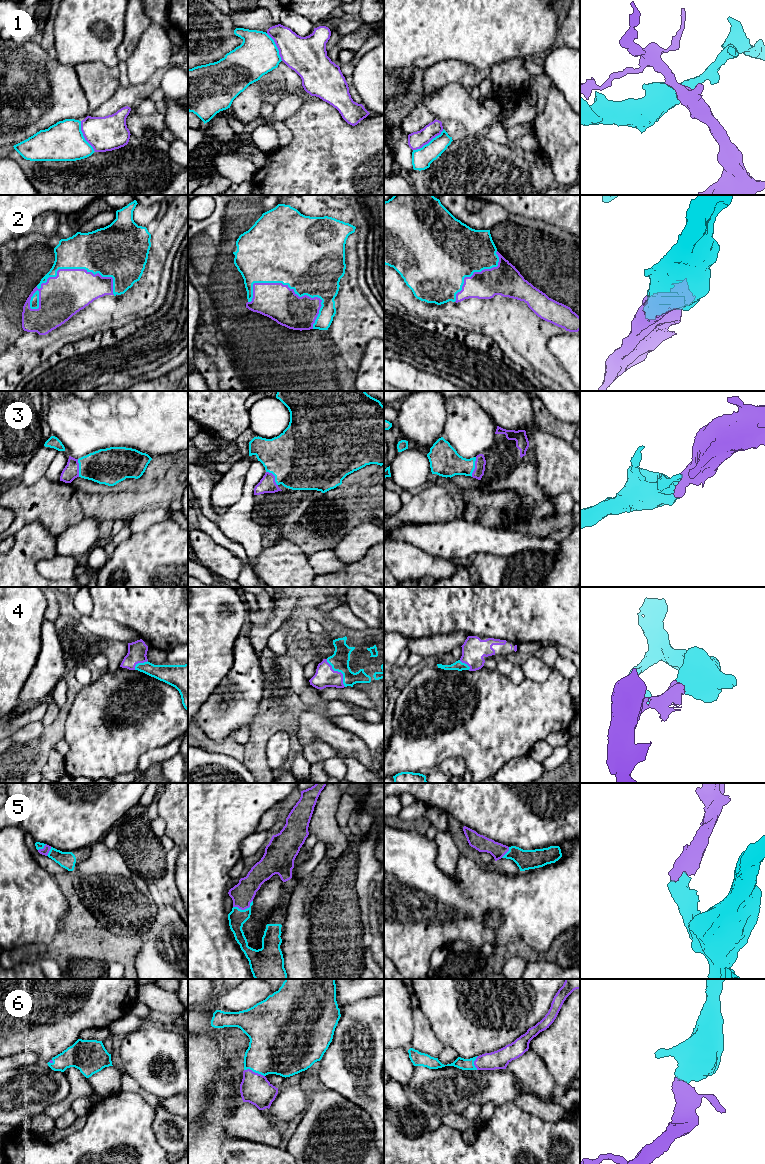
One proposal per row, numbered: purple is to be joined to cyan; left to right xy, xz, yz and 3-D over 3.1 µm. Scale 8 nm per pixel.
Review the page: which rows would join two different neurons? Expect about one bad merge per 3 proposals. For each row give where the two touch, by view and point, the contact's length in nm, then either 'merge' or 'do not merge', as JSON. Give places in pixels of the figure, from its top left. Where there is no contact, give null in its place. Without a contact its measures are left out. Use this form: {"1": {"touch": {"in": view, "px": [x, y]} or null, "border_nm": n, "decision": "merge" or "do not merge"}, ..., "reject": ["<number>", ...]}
{"1": {"touch": {"in": "yz", "px": [429, 142]}, "border_nm": 300, "decision": "do not merge"}, "2": {"touch": {"in": "xy", "px": [72, 268]}, "border_nm": 700, "decision": "merge"}, "3": {"touch": {"in": "yz", "px": [474, 467]}, "border_nm": 170, "decision": "merge"}, "4": {"touch": {"in": "xz", "px": [339, 671]}, "border_nm": 280, "decision": "merge"}, "5": {"touch": {"in": "xz", "px": [245, 909]}, "border_nm": 170, "decision": "merge"}, "6": {"touch": {"in": "xz", "px": [254, 1071]}, "border_nm": 180, "decision": "merge"}, "reject": ["1"]}

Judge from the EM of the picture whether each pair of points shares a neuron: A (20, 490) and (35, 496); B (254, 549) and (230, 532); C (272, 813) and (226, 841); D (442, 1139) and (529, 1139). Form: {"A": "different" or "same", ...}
{"A": "same", "B": "same", "C": "different", "D": "same"}

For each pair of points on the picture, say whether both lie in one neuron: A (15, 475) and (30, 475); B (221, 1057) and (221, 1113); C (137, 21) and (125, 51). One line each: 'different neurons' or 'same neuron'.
A: different neurons
B: different neurons
C: same neuron

